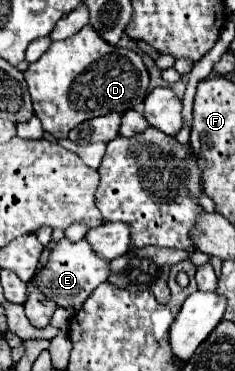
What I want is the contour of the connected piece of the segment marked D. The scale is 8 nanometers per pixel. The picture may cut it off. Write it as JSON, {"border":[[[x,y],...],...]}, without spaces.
{"border":[[[91,24],[83,26],[79,32],[75,32],[65,40],[51,42],[49,50],[35,64],[29,64],[29,68],[25,70],[25,80],[33,100],[35,116],[41,120],[45,132],[53,134],[55,138],[67,138],[69,130],[75,128],[77,124],[97,116],[105,116],[107,112],[119,112],[119,114],[127,110],[141,112],[143,100],[149,94],[149,72],[141,56],[137,56],[133,50],[111,46],[93,30]]]}

